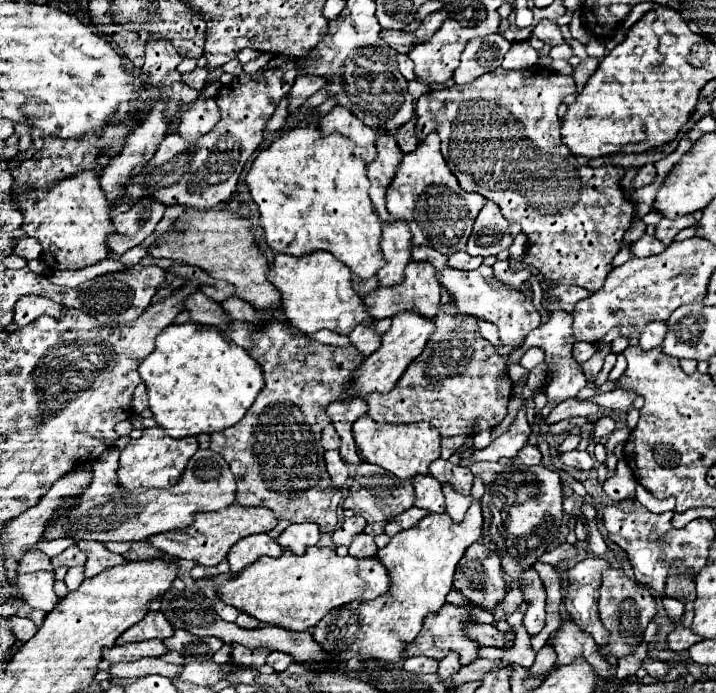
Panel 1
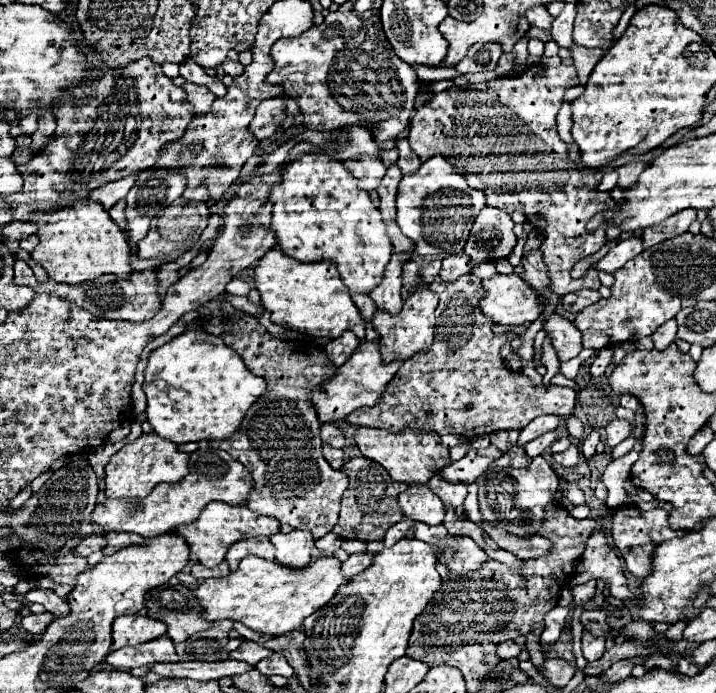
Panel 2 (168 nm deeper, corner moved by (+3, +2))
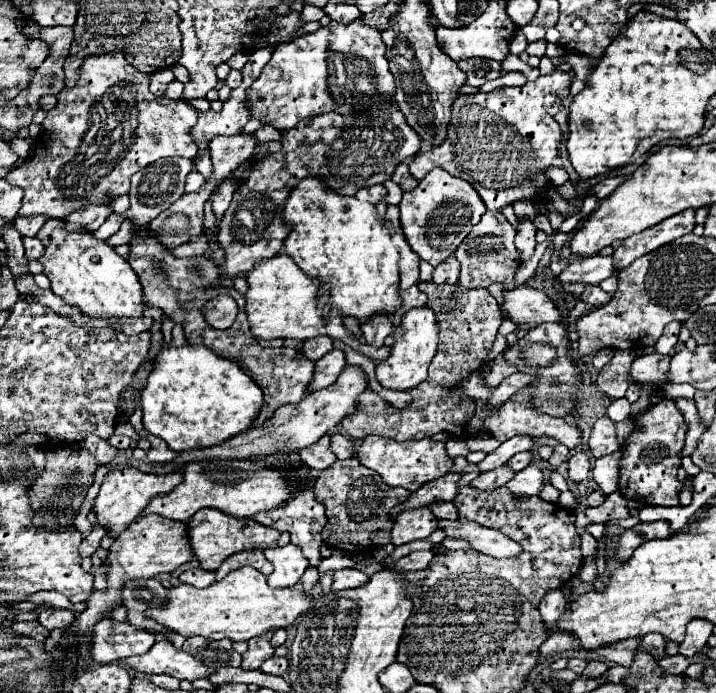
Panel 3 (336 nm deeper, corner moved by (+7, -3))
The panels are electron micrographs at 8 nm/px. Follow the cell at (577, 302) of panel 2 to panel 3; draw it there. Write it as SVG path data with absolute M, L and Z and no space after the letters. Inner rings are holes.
M585 285L585 291L581 293L581 301L599 307L599 305L607 305L607 301L611 299L611 293L605 293L601 287L593 287L593 285Z

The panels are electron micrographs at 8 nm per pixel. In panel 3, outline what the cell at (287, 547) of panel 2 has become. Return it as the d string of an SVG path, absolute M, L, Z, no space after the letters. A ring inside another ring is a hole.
M285 545L275 549L265 549L265 557L273 565L273 573L267 577L267 583L271 587L293 587L301 575L305 573L309 561L305 561L301 547L297 545Z

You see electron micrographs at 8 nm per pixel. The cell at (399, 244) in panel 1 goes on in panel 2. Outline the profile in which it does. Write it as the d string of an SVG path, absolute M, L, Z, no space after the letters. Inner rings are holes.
M391 254L391 260L385 268L385 276L383 282L369 294L377 308L383 308L391 314L397 314L403 306L403 298L401 298L401 274L403 274L403 264L407 262L409 256L401 256L401 254Z

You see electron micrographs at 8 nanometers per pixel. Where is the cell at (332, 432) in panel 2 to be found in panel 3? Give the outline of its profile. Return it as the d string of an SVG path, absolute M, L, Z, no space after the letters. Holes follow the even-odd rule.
M335 433L331 435L331 449L333 453L339 457L339 459L351 459L355 455L355 445L349 437L341 435L341 433Z

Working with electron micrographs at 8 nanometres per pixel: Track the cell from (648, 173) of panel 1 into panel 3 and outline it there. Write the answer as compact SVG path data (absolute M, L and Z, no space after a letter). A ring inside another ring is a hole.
M609 177L609 179L603 179L601 183L597 183L597 185L591 187L591 193L593 193L597 199L605 199L605 197L609 197L609 195L623 183L623 179L625 179L625 177Z

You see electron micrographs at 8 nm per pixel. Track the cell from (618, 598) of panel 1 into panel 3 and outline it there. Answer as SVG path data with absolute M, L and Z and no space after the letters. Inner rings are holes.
M581 533L581 551L583 551L585 557L589 557L589 555L593 555L597 551L597 541L593 539L593 535Z

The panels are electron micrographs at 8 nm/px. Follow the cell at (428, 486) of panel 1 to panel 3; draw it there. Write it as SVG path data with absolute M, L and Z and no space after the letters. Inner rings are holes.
M419 507L413 511L403 511L399 513L395 527L391 531L391 543L395 547L425 539L437 529L437 517L433 517L429 507Z

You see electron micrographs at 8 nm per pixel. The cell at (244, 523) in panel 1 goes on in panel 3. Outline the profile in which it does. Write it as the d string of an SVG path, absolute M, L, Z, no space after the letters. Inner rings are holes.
M201 509L189 521L189 539L195 557L199 559L201 567L207 571L215 571L229 555L247 551L247 549L267 549L275 547L279 541L279 531L259 525L253 519L237 519L231 515L221 513L219 509Z

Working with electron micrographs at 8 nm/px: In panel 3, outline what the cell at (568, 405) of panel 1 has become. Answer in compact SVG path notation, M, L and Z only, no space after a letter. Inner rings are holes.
M523 435L523 437L513 437L513 439L505 441L505 443L501 443L501 445L499 445L493 453L489 453L477 467L479 467L481 473L491 471L491 469L497 469L497 467L505 465L515 453L519 453L519 451L529 451L531 447L533 447L533 439L531 439L531 437L527 437L527 435Z

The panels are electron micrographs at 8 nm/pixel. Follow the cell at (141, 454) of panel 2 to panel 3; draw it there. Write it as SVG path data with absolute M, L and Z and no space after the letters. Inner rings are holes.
M123 469L123 471L109 471L101 483L99 495L95 499L93 511L97 517L97 523L107 529L109 537L117 537L121 531L129 527L129 523L141 515L141 511L149 505L151 499L159 495L167 495L171 489L175 489L183 481L181 473L169 473L169 475L149 475L137 469Z

